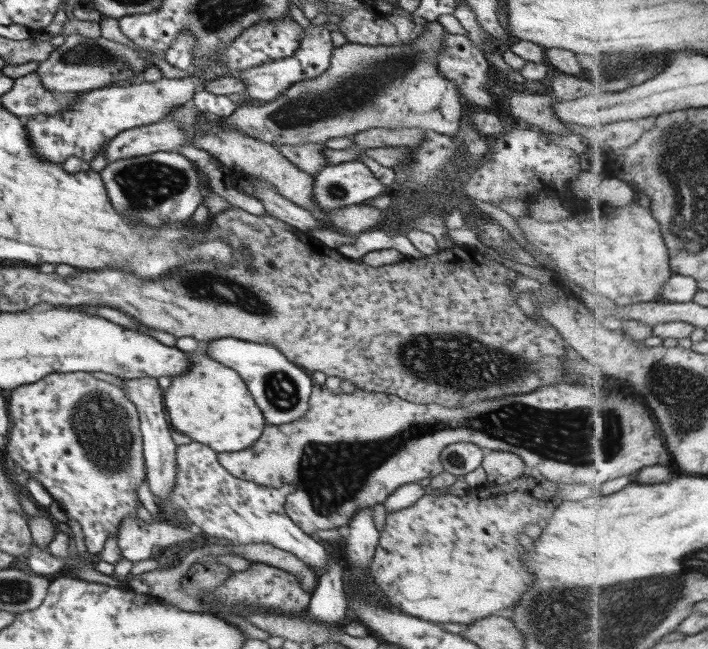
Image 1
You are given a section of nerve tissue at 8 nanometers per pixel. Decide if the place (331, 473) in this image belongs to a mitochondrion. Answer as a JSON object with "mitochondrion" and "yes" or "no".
{"mitochondrion":"yes"}

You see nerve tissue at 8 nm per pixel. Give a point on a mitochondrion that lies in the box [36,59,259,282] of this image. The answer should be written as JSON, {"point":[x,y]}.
{"point":[149,184]}

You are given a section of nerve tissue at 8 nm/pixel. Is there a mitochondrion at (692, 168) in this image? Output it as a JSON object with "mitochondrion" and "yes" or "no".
{"mitochondrion":"yes"}

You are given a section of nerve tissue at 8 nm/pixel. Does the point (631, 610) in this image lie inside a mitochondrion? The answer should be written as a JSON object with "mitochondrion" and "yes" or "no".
{"mitochondrion":"yes"}

